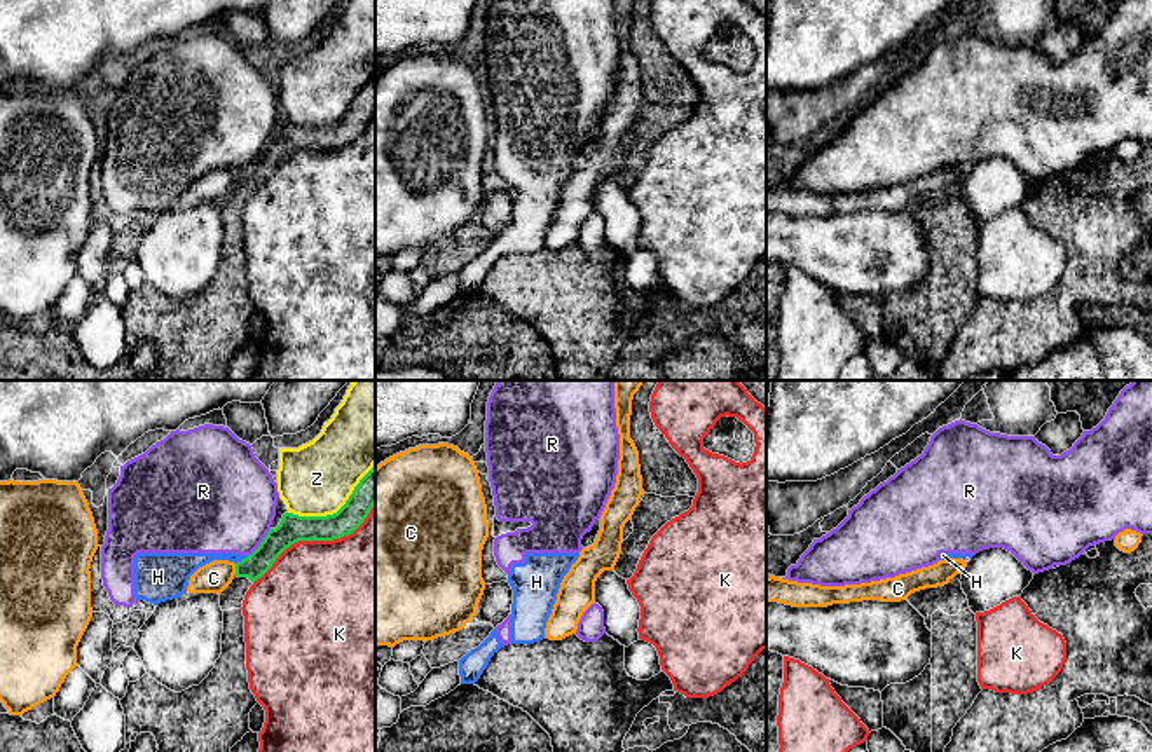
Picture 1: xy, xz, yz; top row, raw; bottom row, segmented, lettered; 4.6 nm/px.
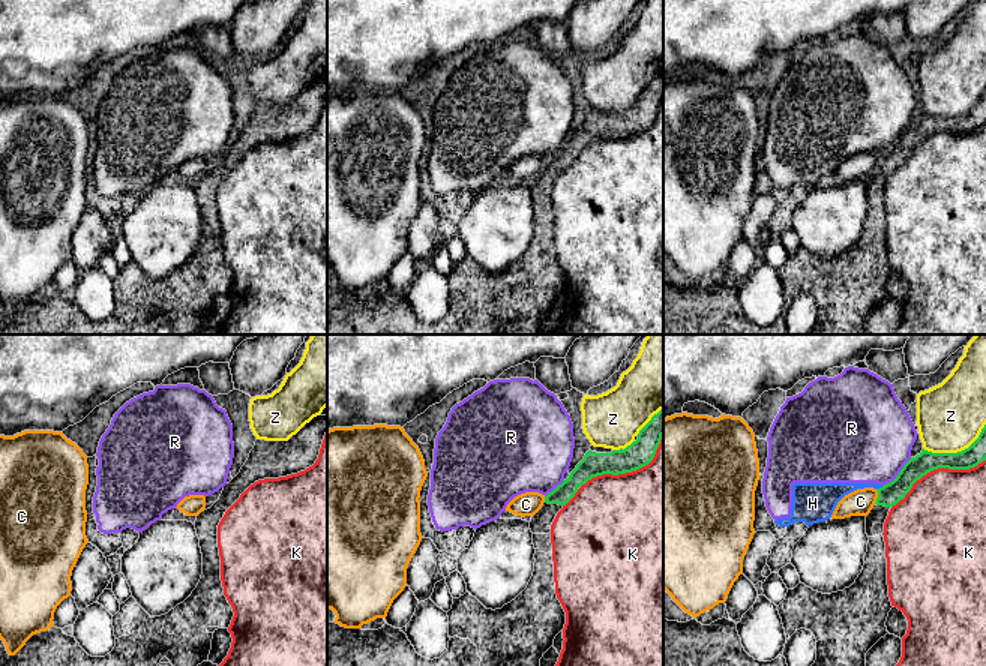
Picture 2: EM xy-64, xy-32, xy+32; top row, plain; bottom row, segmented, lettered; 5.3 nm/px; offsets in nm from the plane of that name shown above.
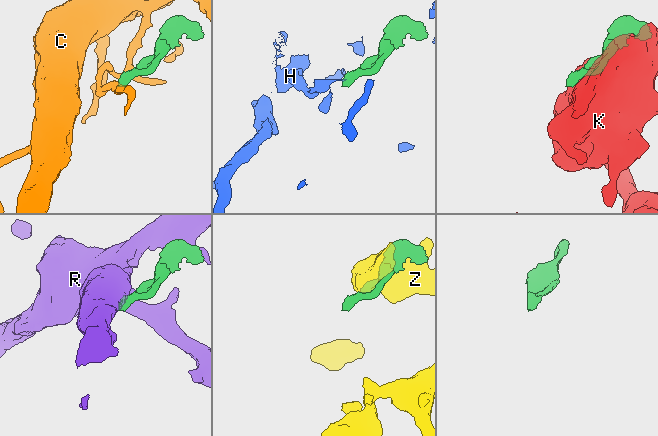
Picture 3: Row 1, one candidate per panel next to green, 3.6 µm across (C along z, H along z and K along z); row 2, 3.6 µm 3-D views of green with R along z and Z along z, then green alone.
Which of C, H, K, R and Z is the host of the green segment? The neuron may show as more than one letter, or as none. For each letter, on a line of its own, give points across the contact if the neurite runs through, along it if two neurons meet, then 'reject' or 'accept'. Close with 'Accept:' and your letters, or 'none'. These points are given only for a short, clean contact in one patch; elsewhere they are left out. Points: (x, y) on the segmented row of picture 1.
C: border along xy (236, 564), (233, 574); reject
H: border along xy (248, 555), (236, 564); reject
K: reject
R: border along xy (271, 529), (248, 555); reject
Z: reject
Accept: none

